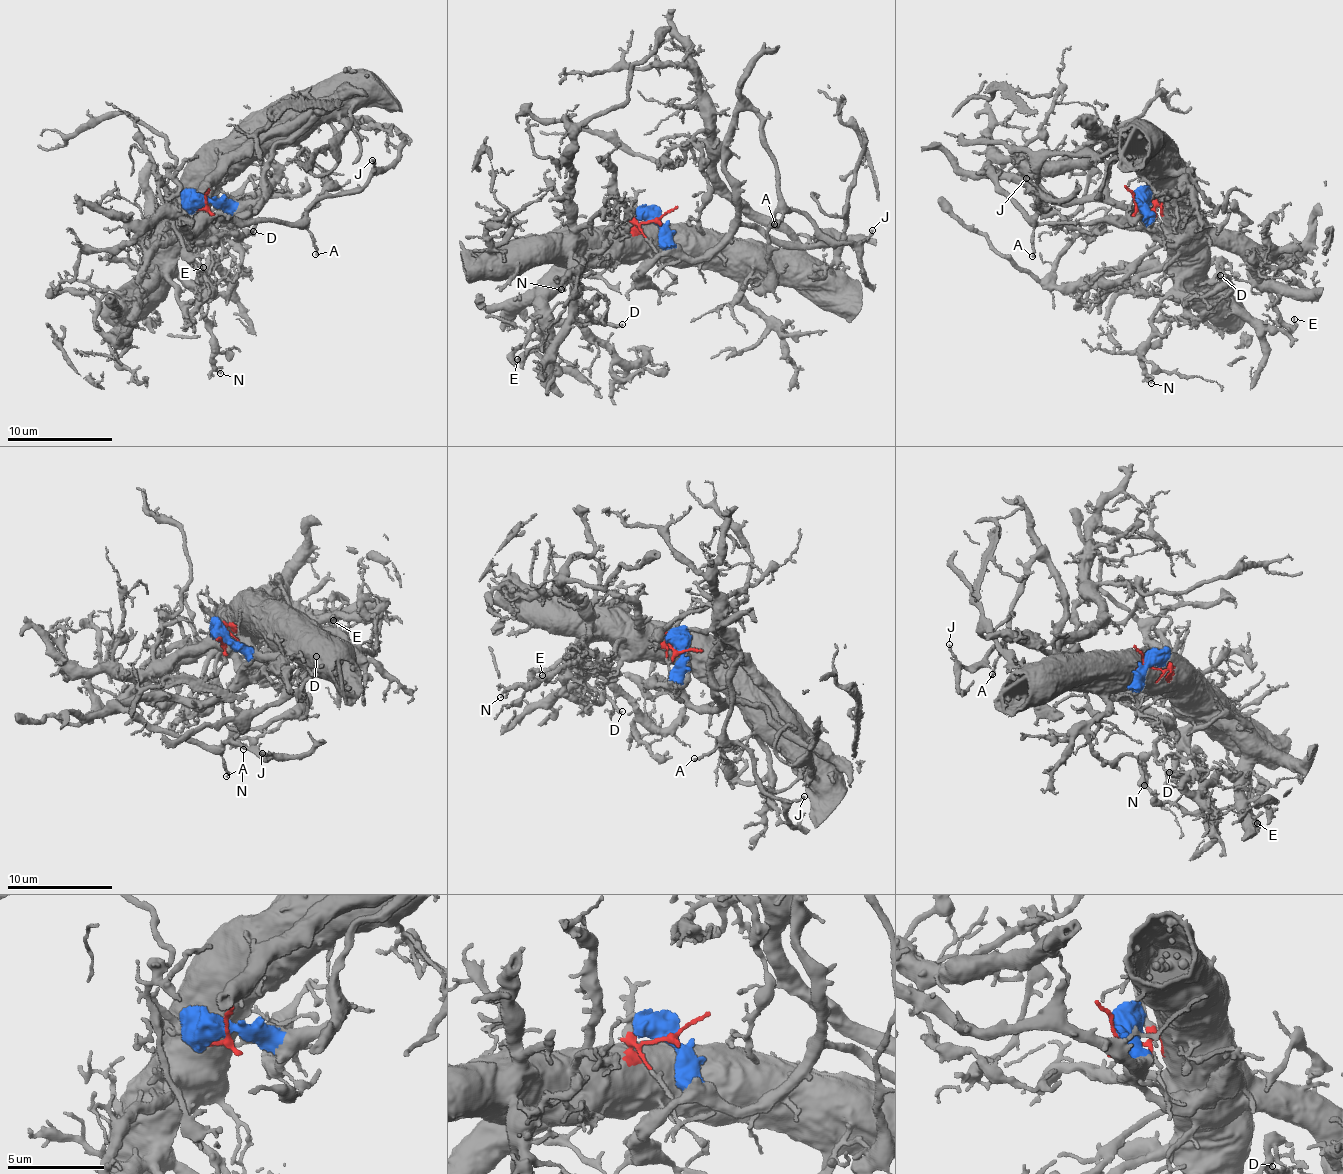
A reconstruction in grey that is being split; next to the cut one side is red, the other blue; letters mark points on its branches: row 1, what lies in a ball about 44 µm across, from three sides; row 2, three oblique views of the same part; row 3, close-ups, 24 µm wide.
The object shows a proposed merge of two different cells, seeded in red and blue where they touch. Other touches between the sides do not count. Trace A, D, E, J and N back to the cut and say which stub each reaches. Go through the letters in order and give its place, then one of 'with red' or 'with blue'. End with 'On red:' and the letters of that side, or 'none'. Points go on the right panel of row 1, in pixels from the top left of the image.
A: place (1032, 256); with blue
D: place (1220, 275); with red
E: place (1294, 319); with red
J: place (1026, 178); with blue
N: place (1151, 383); with red
On red: D, E, N

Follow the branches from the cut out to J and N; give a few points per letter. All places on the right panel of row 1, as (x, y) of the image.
J: (1139, 204), (1144, 220), (1119, 203), (1050, 198), (991, 168), (1033, 216), (1041, 191), (1025, 179)
N: (1137, 205), (1160, 212), (1163, 217), (1174, 284), (1165, 296), (1142, 353), (1142, 368), (1150, 383)

